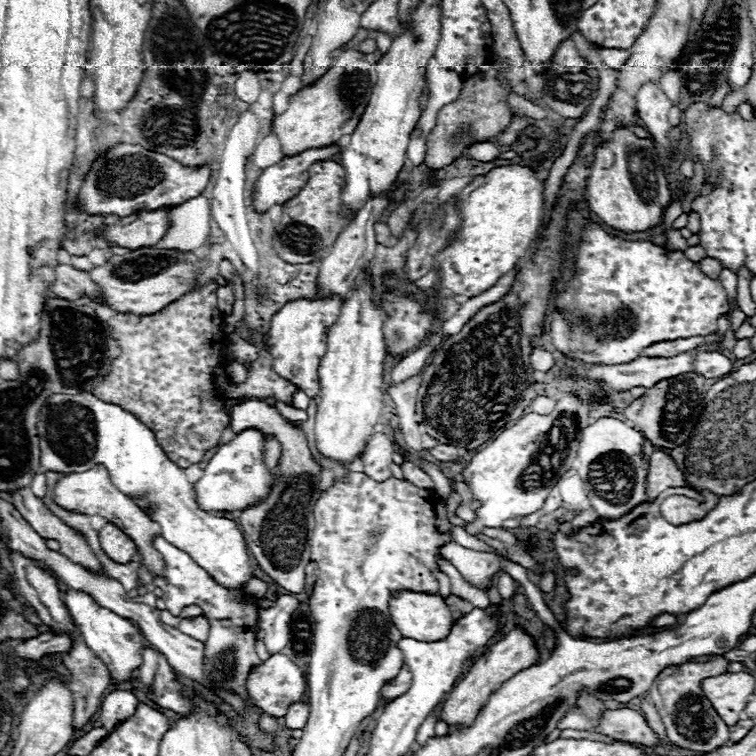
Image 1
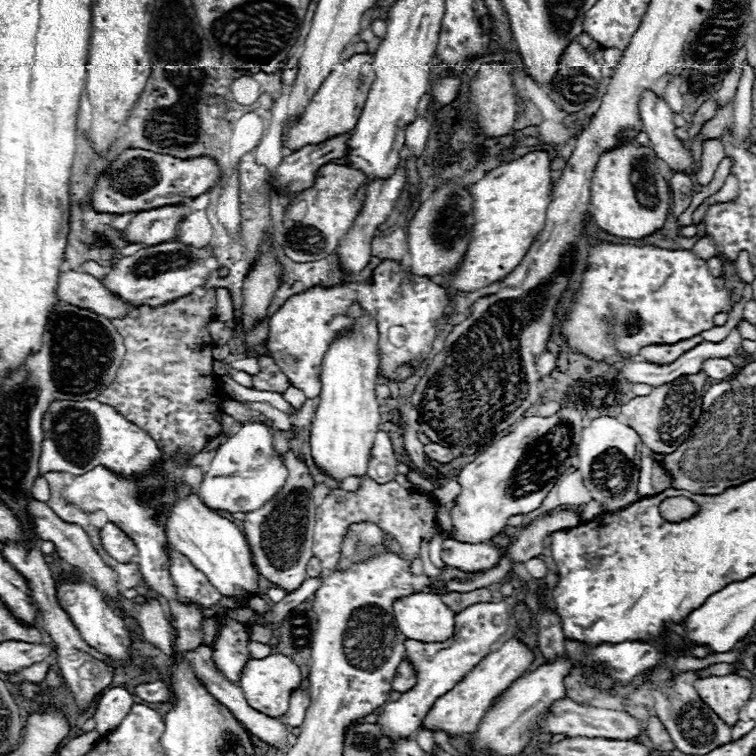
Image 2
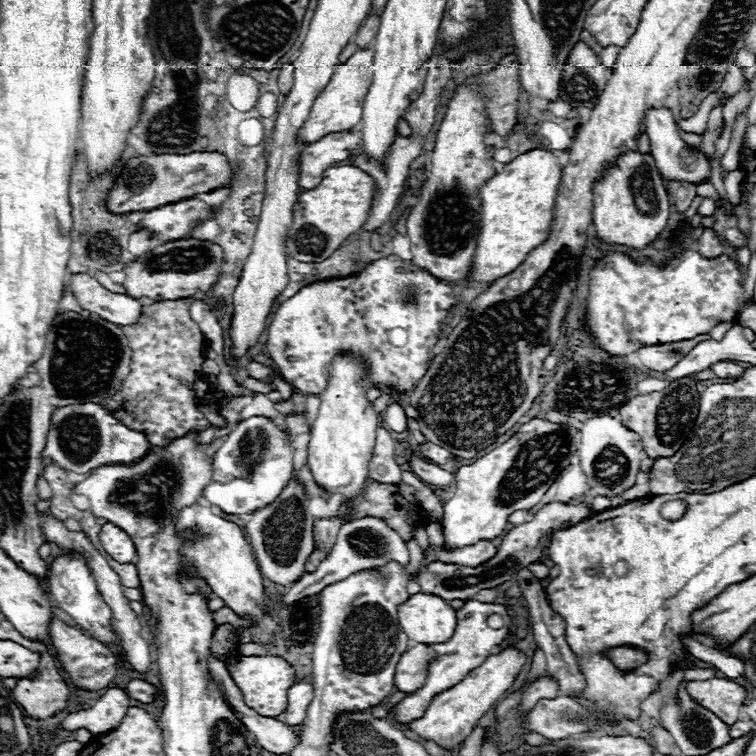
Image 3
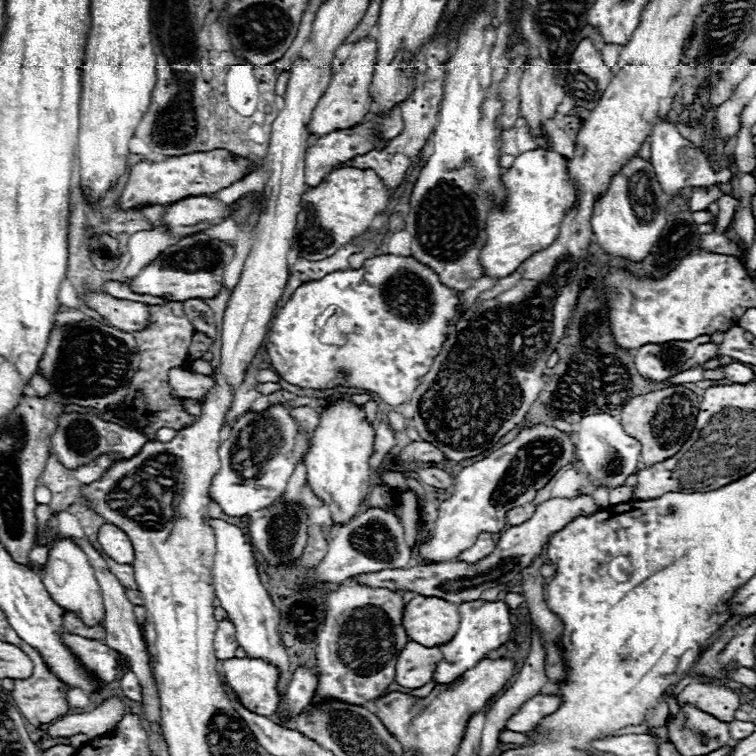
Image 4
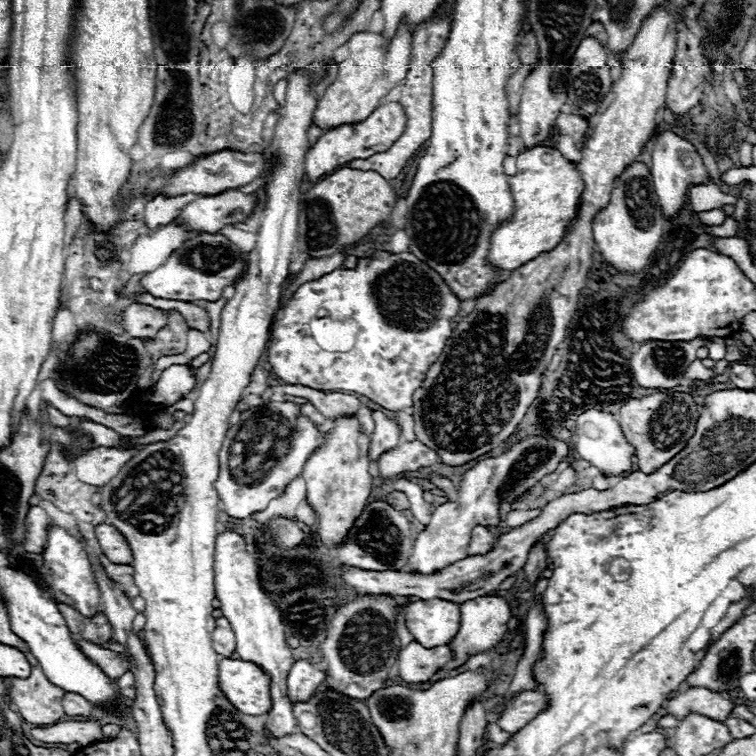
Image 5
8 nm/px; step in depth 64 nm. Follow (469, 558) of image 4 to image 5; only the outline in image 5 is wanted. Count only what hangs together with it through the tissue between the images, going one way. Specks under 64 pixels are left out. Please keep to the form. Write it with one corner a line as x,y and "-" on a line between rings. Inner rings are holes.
474,528
472,532
472,540
470,540
470,548
468,548
468,556
476,556
476,554
488,554
496,544
496,536
488,530
488,528

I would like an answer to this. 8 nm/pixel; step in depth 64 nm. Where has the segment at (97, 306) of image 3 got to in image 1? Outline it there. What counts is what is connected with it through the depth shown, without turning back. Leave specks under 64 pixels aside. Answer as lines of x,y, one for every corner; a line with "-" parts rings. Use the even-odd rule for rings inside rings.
56,264
54,282
52,282
50,290
54,296
72,300
72,302
76,302
82,292
88,294
92,300
98,300
98,286
90,280
90,276
68,264

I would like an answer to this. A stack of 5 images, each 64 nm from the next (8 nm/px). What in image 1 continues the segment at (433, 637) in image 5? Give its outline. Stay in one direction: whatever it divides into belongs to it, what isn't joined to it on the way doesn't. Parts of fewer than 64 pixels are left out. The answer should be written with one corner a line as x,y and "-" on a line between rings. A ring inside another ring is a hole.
414,590
394,592
388,600
388,610
390,610
390,618
394,626
406,638
414,638
420,642
438,642
438,640
444,640
452,630
452,612
446,606
444,598
434,596
434,594
414,592

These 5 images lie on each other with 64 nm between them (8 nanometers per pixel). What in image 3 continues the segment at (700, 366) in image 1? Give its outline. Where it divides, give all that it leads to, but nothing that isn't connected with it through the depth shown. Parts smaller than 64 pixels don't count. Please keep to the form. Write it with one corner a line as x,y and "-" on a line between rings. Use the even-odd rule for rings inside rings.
720,360
720,362
712,364
710,370
712,370
718,378
732,378
732,380
736,380
738,376
742,376
742,372
744,372
742,366
738,366
736,362
730,362
730,360

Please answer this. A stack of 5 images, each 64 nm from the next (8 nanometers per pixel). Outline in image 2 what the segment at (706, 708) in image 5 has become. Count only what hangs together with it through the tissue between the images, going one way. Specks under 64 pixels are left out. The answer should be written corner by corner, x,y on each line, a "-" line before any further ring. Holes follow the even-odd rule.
738,674
700,678
694,682
694,688
698,688
702,700
730,726
738,722
738,712
752,696
752,682

